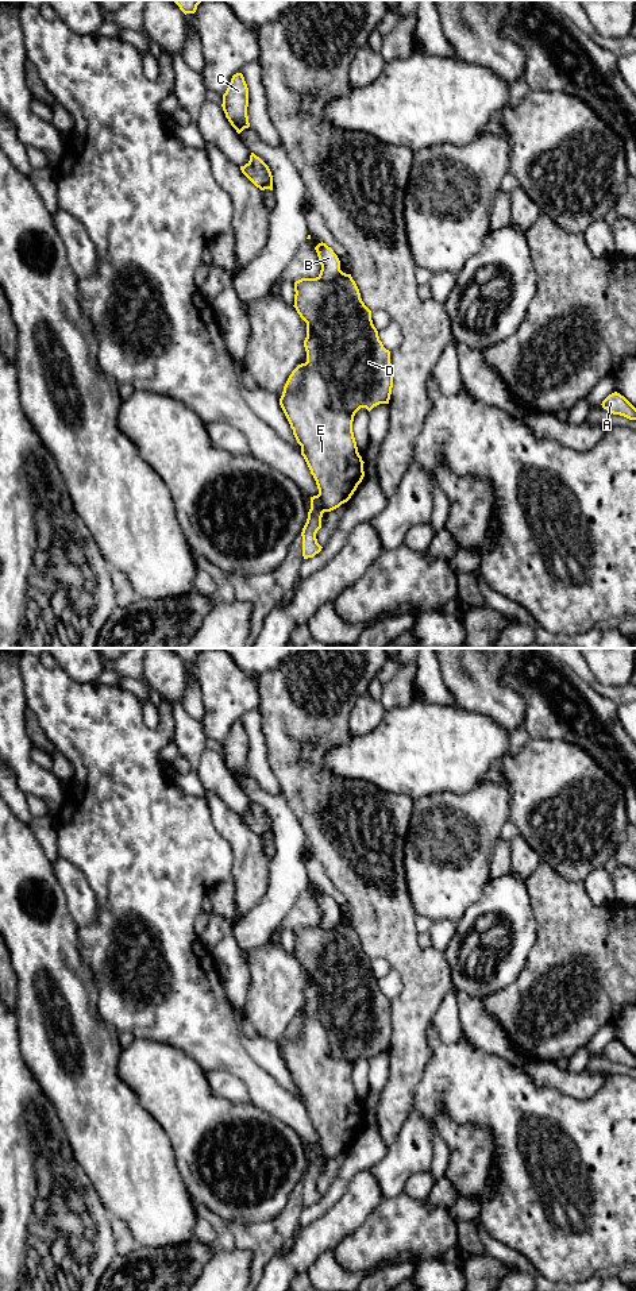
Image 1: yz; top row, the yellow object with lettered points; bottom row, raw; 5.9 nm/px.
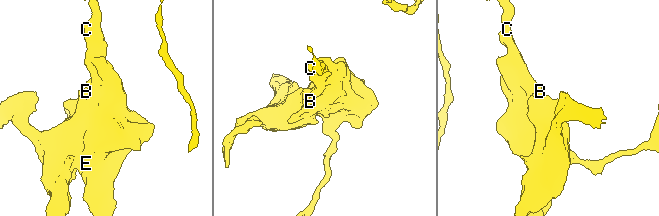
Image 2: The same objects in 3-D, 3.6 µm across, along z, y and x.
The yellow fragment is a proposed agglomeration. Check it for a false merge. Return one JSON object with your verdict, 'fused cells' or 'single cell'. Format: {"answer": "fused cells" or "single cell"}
{"answer": "fused cells"}

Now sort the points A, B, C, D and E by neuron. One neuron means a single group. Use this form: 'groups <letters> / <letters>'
groups A B C E / D

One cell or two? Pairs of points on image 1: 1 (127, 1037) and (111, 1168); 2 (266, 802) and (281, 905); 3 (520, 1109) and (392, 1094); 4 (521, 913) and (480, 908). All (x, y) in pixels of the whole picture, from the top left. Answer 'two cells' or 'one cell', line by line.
1: two cells
2: one cell
3: two cells
4: one cell

